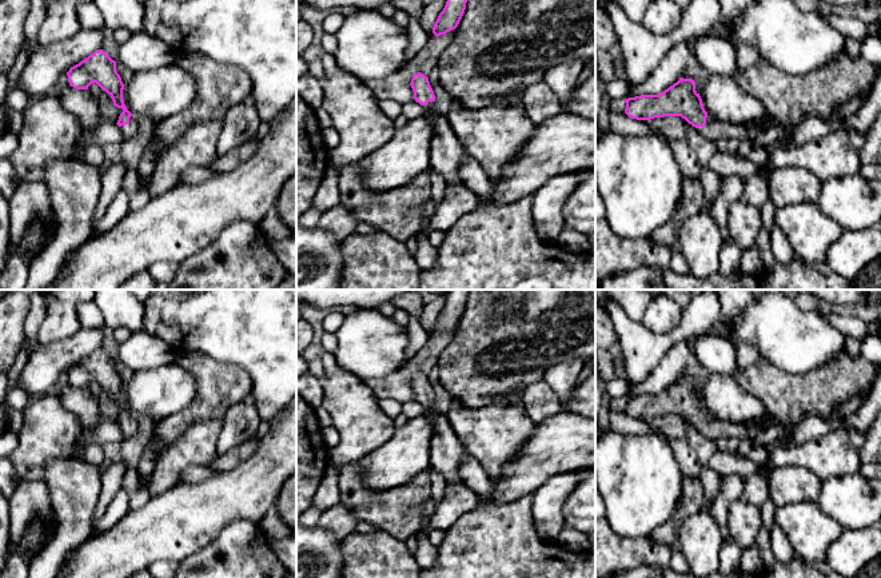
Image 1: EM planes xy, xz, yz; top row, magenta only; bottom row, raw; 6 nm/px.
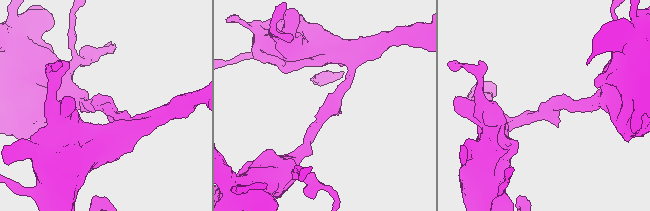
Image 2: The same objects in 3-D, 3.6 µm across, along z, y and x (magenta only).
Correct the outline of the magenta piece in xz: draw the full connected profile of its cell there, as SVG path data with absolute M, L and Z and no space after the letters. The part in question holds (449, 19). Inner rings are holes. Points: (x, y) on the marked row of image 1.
M447 0L443 11L439 13L432 33L438 37L455 29L465 13L467 0Z

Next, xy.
M103 49L95 51L79 64L71 67L67 76L69 85L76 89L88 89L92 83L96 83L112 97L113 105L123 109L116 124L121 128L124 137L129 139L136 135L137 123L124 104L124 84L116 71L116 61Z

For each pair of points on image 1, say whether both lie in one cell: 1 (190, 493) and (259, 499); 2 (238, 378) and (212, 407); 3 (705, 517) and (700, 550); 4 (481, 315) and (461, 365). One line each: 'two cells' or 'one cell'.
1: one cell
2: one cell
3: one cell
4: one cell

